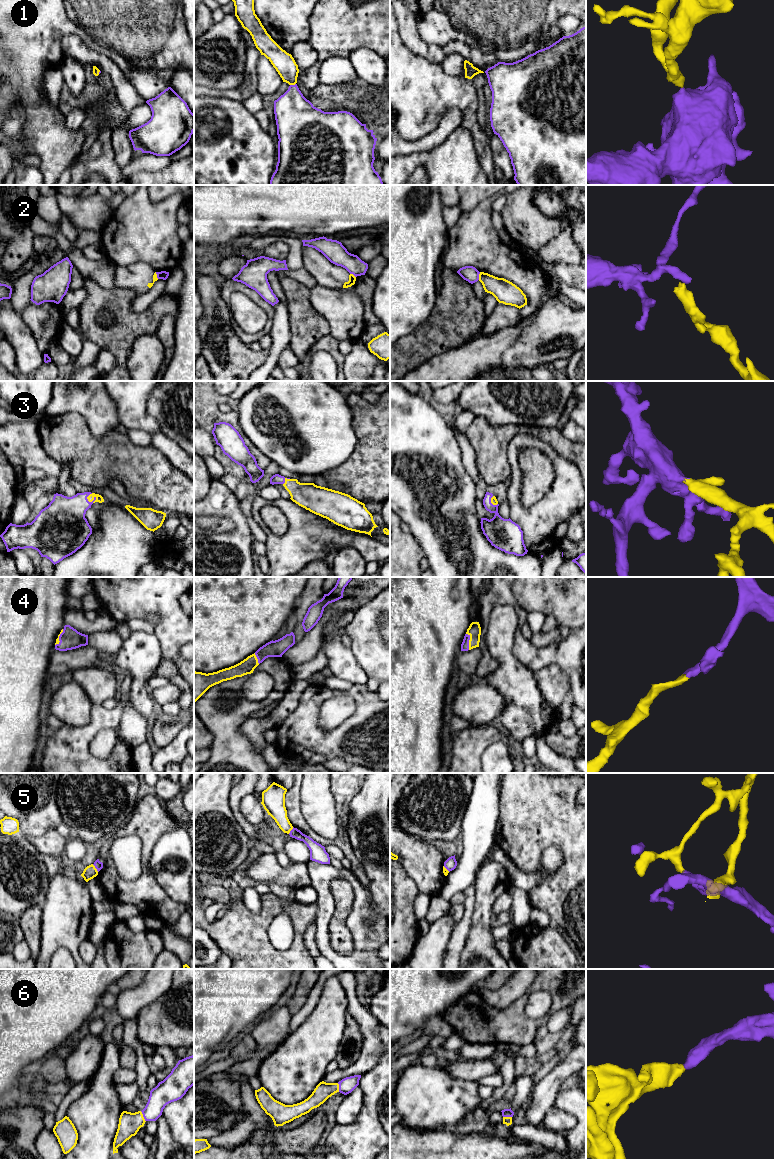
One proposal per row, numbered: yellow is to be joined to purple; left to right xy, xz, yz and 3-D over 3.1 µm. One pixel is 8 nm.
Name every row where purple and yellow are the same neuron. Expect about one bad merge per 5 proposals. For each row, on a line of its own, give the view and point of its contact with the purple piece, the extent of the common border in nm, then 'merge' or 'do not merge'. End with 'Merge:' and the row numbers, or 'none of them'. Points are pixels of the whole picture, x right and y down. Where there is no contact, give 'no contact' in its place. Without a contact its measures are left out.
1: xz (292, 85) | 50 nm | merge
2: yz (478, 276) | 70 nm | do not merge
3: xy (87, 499) | 90 nm | merge
4: yz (468, 641) | 140 nm | merge
5: xy (95, 867) | 80 nm | do not merge
6: xy (143, 1116) | 100 nm | merge
Merge: 1, 3, 4, 6

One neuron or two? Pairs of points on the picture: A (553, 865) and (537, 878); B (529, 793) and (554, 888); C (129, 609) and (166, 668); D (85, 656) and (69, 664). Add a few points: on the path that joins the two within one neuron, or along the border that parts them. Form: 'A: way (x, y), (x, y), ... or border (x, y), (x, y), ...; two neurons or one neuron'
A: way (549, 866), (541, 874); one neuron
B: way (553, 817), (570, 834), (570, 864); one neuron
C: border (164, 658), (170, 659), (181, 675); two neurons
D: way (81, 657), (73, 660); one neuron

